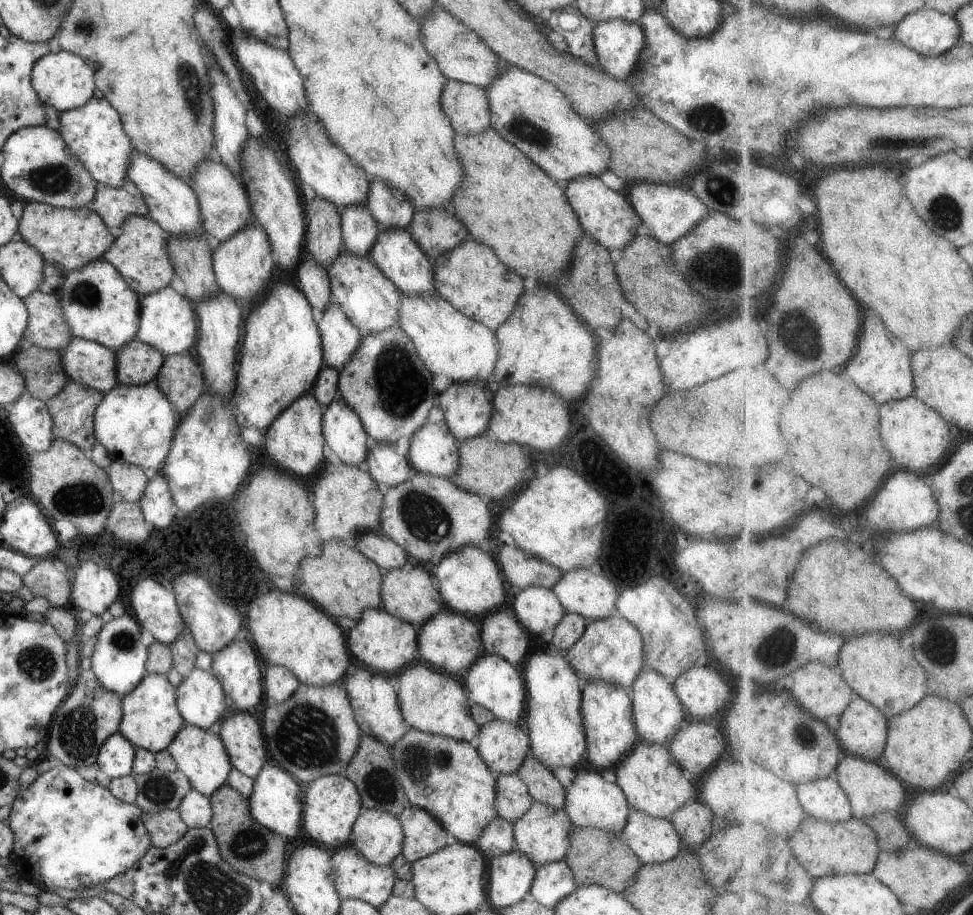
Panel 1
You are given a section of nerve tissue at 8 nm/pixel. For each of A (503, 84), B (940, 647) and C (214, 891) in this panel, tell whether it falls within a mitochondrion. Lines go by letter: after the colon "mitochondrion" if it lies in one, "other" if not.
A: other
B: mitochondrion
C: mitochondrion

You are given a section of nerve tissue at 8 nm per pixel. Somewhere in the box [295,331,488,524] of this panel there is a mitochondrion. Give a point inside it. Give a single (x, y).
(401, 388)

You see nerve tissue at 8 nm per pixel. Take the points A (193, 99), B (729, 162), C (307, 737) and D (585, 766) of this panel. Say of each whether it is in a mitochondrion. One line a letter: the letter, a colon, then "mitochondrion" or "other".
A: mitochondrion
B: mitochondrion
C: mitochondrion
D: other

